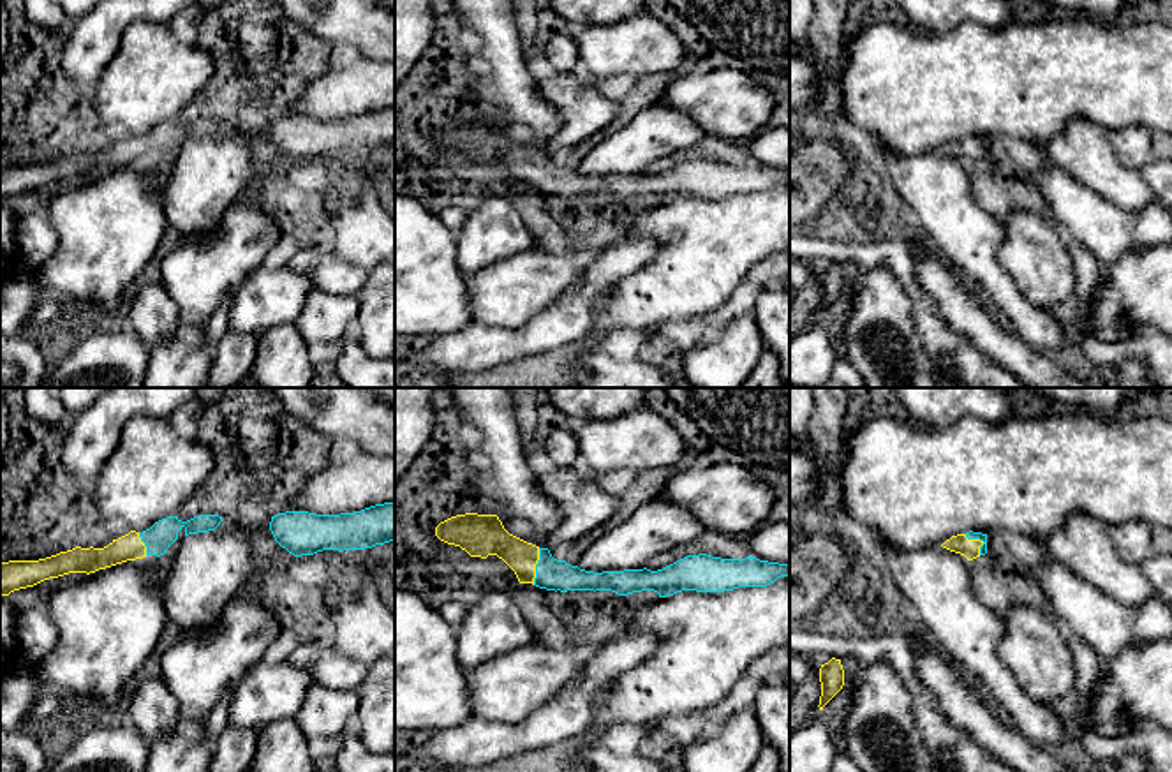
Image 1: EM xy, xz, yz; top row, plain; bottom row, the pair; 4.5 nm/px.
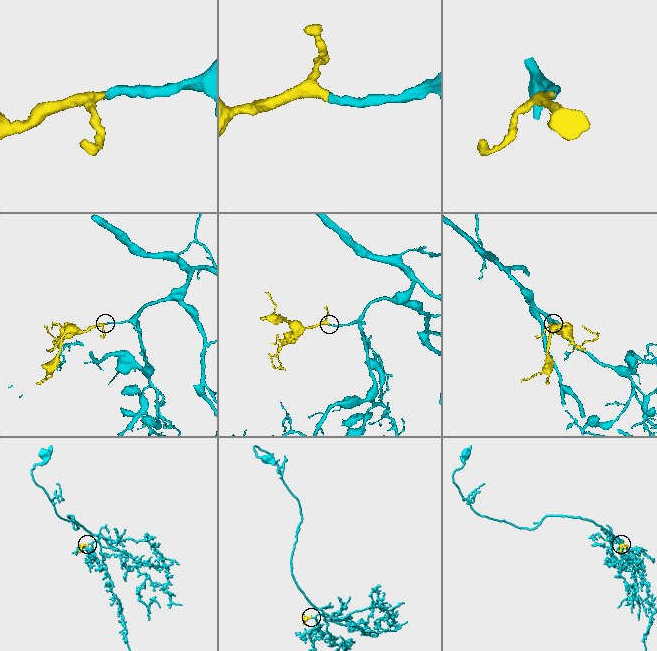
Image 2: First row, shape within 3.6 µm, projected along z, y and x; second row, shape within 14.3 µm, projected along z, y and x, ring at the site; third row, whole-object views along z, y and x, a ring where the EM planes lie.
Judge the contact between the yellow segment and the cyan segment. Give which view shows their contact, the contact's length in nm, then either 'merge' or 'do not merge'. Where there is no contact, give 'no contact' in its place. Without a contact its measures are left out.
xz | 170 nm | merge

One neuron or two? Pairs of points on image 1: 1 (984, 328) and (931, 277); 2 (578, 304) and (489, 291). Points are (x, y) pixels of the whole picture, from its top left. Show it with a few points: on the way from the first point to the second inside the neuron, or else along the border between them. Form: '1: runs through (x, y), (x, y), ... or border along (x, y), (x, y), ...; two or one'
1: runs through (971, 318), (943, 289); one
2: border along (586, 270), (557, 300), (522, 323); two

